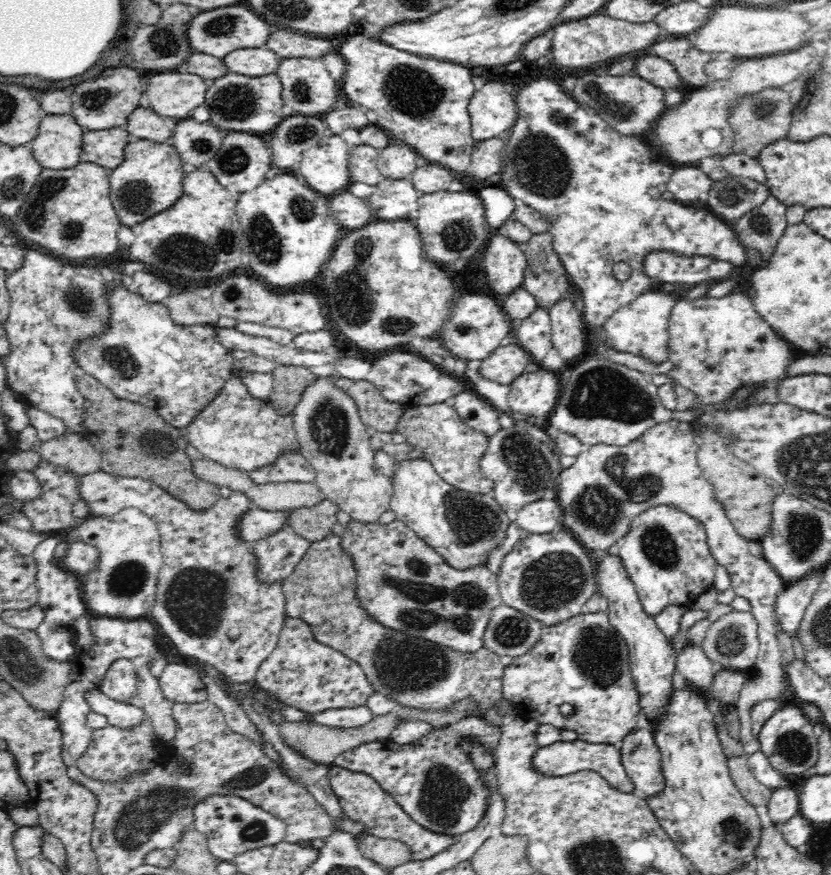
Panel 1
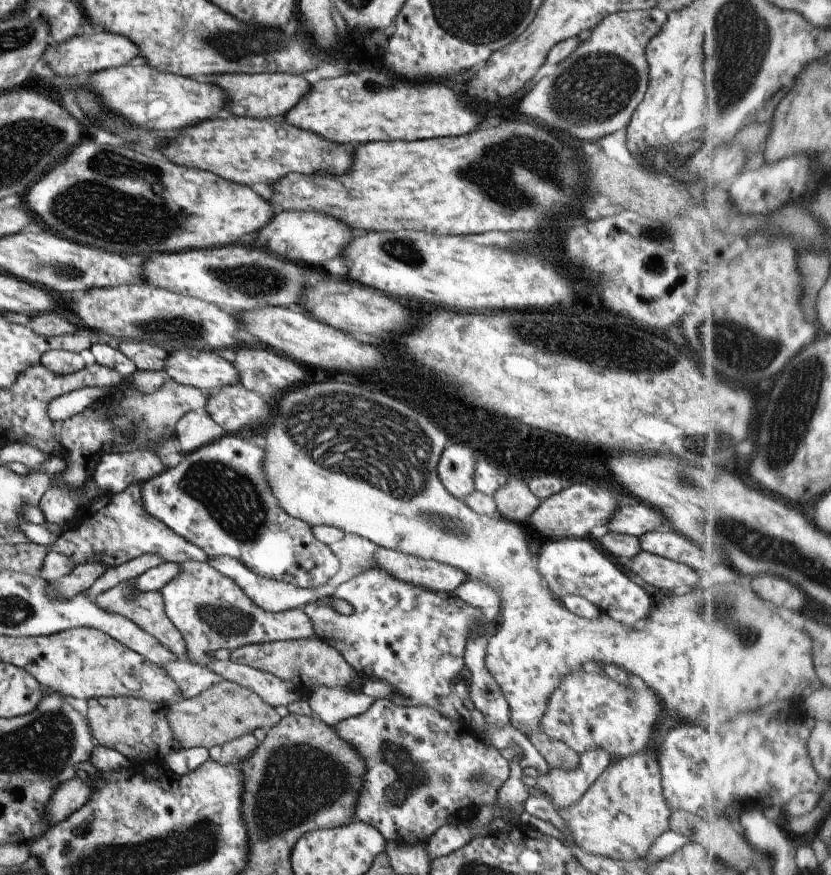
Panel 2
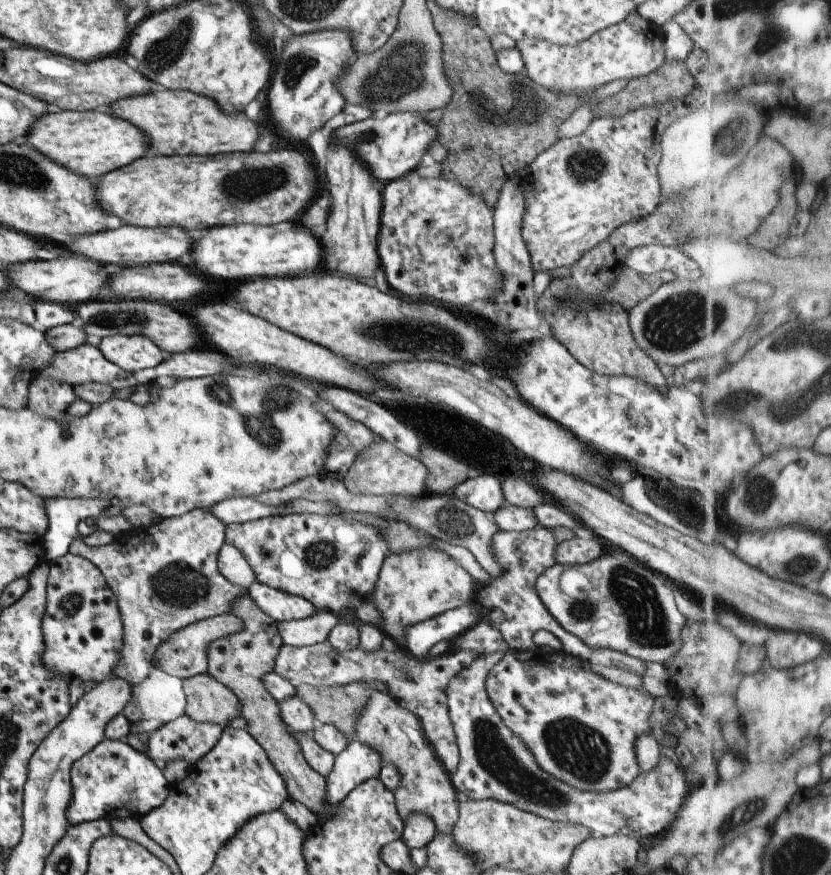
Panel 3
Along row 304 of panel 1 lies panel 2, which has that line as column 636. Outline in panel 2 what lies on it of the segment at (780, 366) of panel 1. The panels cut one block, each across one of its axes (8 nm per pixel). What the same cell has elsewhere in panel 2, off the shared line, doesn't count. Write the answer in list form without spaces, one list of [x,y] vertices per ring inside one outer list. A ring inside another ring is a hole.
[[[573,671],[567,673],[548,696],[540,718],[540,730],[549,738],[566,744],[577,756],[587,749],[601,749],[617,760],[643,750],[652,749],[649,736],[655,726],[657,714],[662,709],[661,700],[636,674],[628,673],[628,685],[611,680],[607,675]]]

